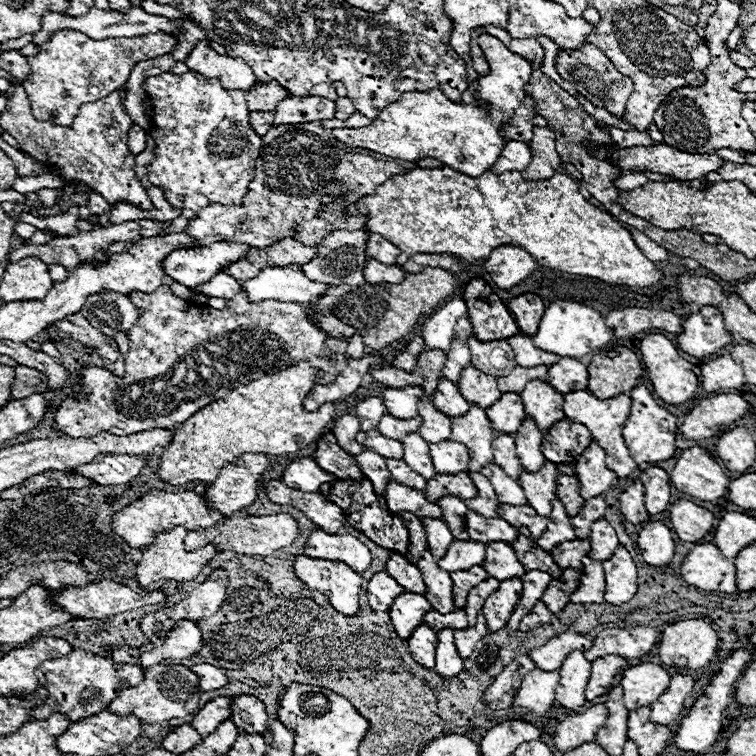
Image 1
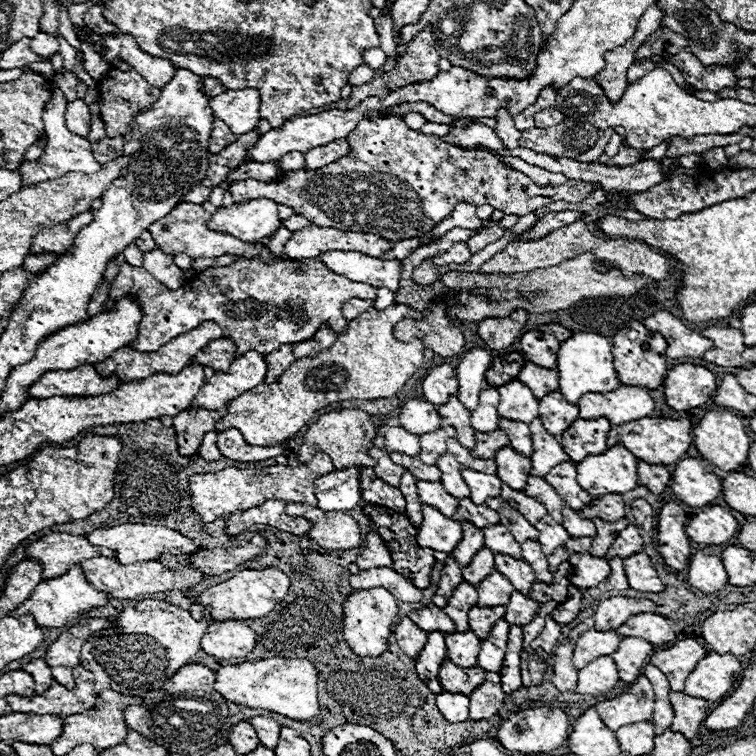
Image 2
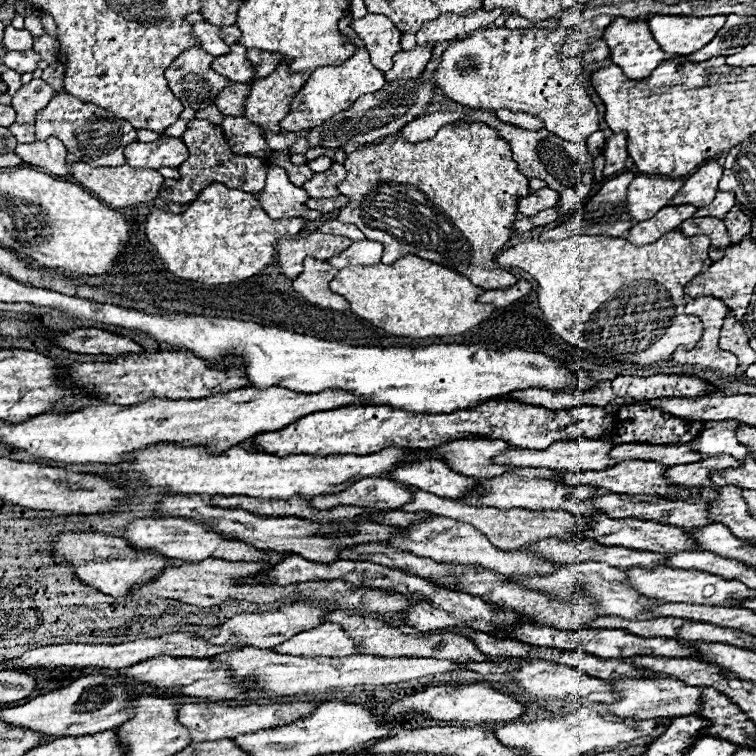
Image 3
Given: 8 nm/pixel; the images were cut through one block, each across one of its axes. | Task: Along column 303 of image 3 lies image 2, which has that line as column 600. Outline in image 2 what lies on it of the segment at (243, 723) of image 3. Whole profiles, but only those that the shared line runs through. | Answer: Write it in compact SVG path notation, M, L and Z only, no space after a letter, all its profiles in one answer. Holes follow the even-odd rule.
M640 674L638 680L632 684L630 692L622 694L614 700L598 702L596 710L608 728L618 730L624 724L652 720L654 710L648 712L648 706L654 708L654 690L652 690L652 684L648 682L648 678L644 674Z

